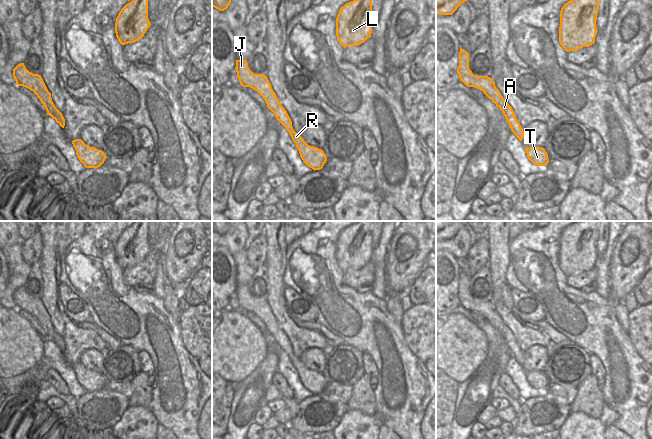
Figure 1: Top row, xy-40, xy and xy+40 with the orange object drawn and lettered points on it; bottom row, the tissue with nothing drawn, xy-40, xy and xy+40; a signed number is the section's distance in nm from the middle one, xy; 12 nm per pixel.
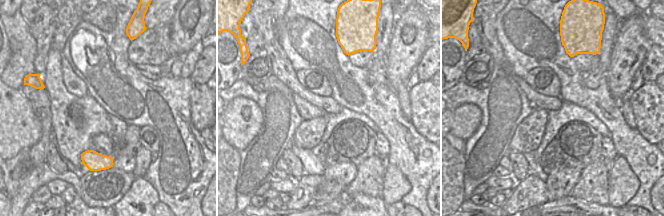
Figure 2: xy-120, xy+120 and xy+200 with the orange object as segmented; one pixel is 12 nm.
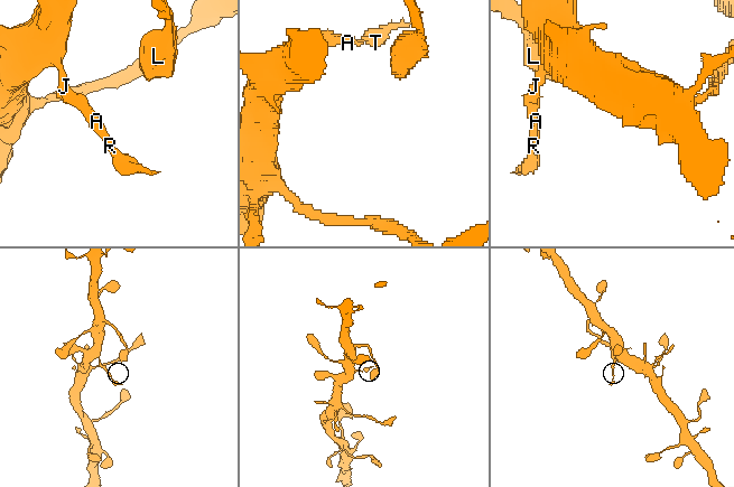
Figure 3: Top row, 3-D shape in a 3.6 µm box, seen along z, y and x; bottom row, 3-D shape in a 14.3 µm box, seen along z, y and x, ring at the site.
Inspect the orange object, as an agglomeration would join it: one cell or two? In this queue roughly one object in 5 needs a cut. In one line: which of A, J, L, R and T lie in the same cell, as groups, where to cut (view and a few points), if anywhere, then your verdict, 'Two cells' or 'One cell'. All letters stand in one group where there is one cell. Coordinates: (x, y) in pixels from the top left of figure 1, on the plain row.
Groups: A J L R T. No split. One cell.

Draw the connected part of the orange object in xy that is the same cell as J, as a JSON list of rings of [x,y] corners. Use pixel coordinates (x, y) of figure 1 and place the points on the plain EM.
[[[236,284],[235,293],[240,308],[257,315],[265,324],[267,331],[274,337],[276,343],[287,353],[303,386],[314,395],[322,393],[327,385],[324,375],[308,369],[300,358],[294,355],[292,345],[285,332],[279,327],[267,300],[254,298],[249,293],[246,284]]]

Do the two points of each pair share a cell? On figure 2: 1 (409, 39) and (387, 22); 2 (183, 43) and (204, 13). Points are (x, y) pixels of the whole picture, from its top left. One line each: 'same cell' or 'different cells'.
1: different cells
2: same cell

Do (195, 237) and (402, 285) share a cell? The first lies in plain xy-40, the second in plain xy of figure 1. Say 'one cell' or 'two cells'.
one cell

